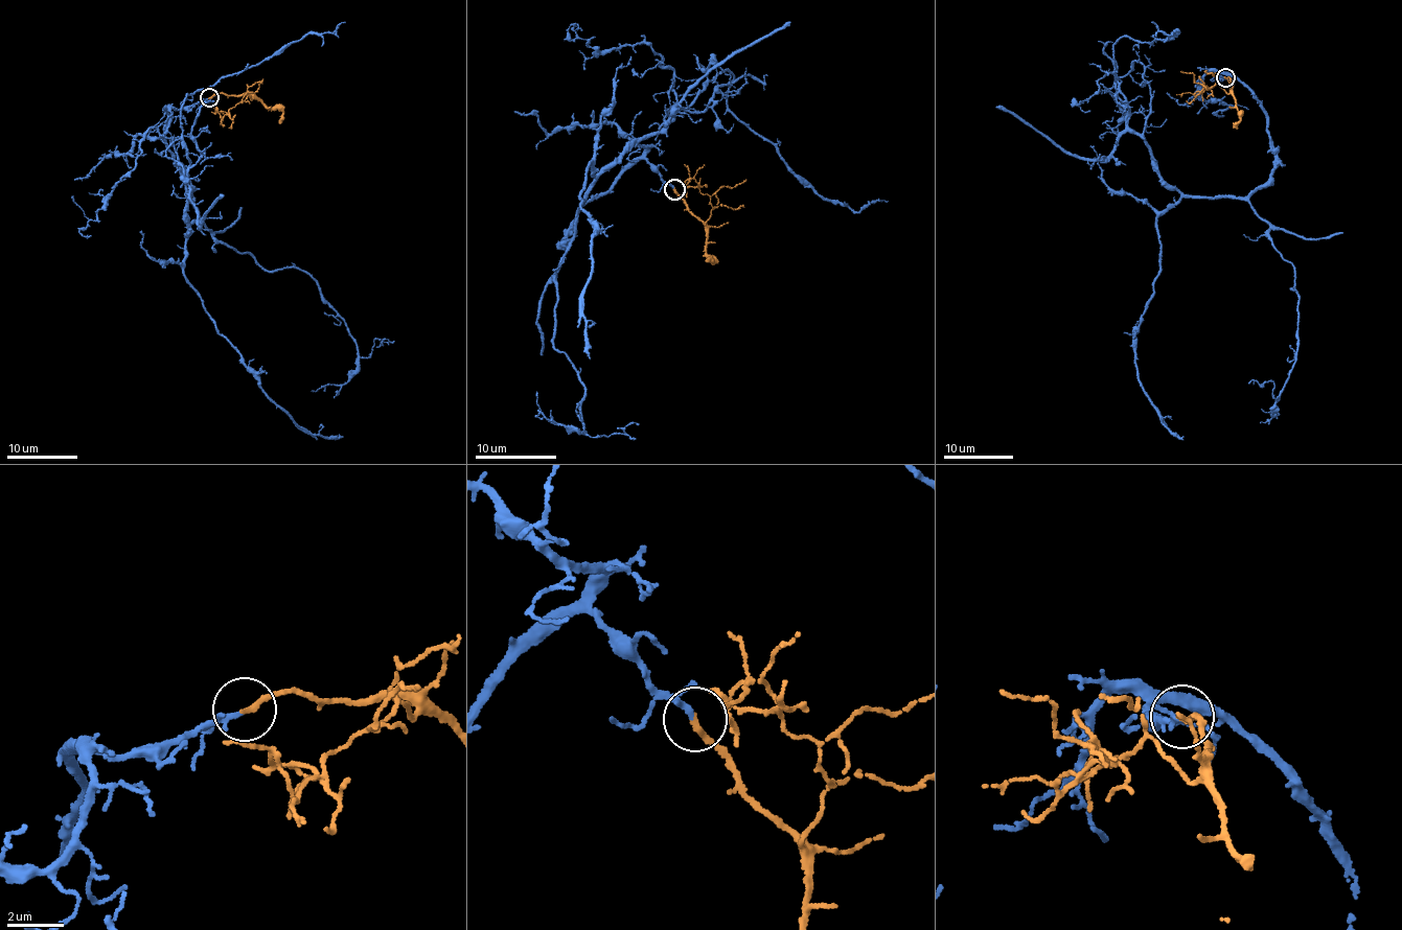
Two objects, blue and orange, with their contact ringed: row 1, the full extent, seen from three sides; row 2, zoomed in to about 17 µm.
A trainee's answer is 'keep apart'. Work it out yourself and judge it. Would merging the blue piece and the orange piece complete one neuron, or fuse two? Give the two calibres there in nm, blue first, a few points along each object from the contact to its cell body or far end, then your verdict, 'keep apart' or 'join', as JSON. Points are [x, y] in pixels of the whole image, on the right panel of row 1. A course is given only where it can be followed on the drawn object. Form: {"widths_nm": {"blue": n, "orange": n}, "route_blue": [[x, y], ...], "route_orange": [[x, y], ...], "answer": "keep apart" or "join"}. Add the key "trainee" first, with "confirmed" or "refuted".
{"trainee": "refuted", "widths_nm": {"blue": 140, "orange": 200}, "route_blue": [[1226, 78], [1265, 113], [1274, 166], [1243, 199], [1189, 195], [1117, 93], [1115, 44], [1177, 30], [1150, 21]], "route_orange": [[1226, 77], [1231, 87], [1226, 93], [1215, 85], [1193, 94], [1176, 95]], "answer": "join"}

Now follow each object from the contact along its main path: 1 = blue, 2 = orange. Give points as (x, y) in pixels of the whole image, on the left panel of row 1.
1: (209, 98), (166, 110), (165, 149), (199, 217), (186, 236), (191, 188), (184, 96), (345, 22)
2: (209, 97), (246, 93), (250, 97), (250, 100), (247, 95), (221, 121), (225, 126)

